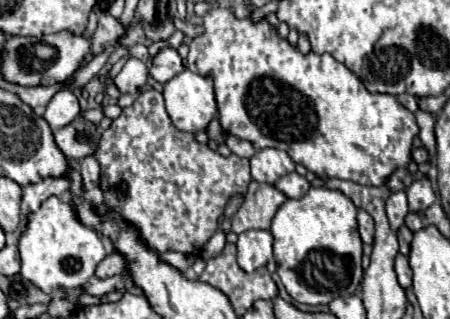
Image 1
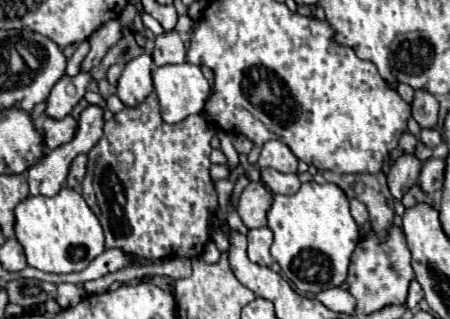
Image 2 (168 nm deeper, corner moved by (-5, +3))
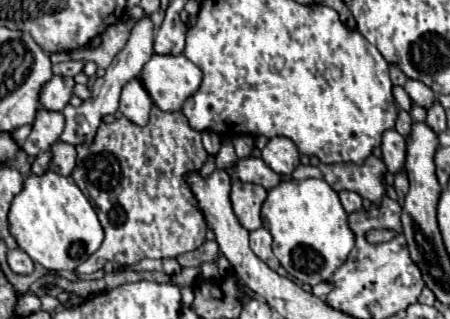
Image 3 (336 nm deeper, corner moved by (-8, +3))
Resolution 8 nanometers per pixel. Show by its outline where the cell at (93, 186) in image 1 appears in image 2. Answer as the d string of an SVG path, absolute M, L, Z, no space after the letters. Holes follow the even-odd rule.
M79 154L73 164L71 164L71 170L69 170L69 176L67 176L67 186L73 188L73 190L79 190L81 184L83 184L83 178L85 178L85 168L87 168L87 156L85 154Z

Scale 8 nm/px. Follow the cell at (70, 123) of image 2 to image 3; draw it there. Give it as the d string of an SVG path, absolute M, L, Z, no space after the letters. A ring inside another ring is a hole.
M38 108L32 132L26 138L26 142L20 146L20 150L24 150L28 156L38 156L60 138L62 130L64 130L64 116L60 112Z

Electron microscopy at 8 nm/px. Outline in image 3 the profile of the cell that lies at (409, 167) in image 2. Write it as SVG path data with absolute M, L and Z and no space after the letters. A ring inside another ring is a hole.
M390 128L382 136L382 160L386 168L394 174L404 170L404 158L406 158L406 144L404 136L396 132L396 128Z

